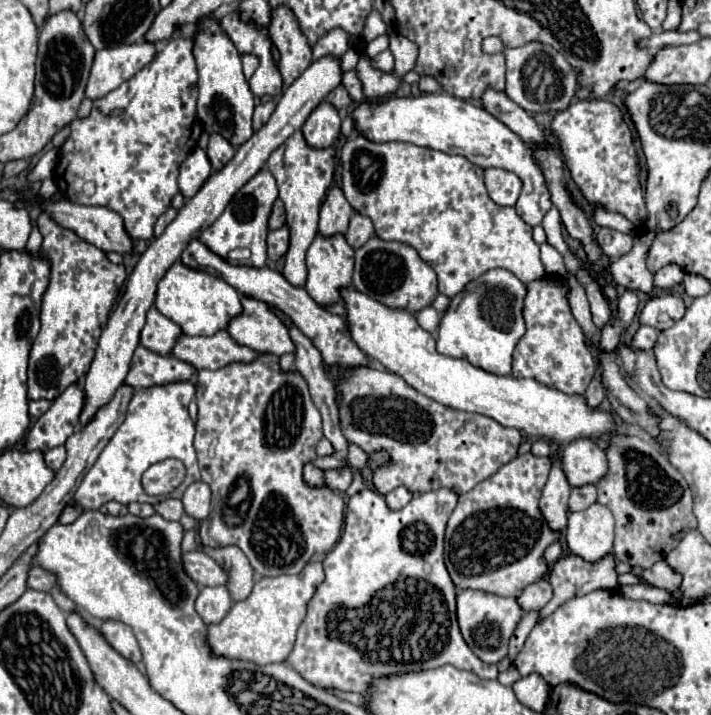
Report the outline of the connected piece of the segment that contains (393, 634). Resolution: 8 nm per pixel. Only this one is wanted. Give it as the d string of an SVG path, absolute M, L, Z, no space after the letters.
M452 488L414 494L400 510L390 510L384 496L376 490L362 490L348 500L342 538L324 558L326 578L318 586L308 614L298 628L298 638L288 664L318 688L338 688L366 694L370 678L402 674L410 670L428 670L452 664L470 670L480 678L496 680L496 664L482 662L464 642L456 622L456 588L448 576L442 556L444 530L458 492Z

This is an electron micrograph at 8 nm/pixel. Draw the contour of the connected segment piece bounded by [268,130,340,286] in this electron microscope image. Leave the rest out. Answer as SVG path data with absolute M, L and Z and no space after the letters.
M296 130L284 144L280 144L268 158L268 170L274 174L280 190L280 200L286 206L286 224L290 228L290 248L284 258L284 278L292 282L292 286L304 286L308 278L306 266L306 250L312 240L318 236L318 220L320 220L320 206L326 198L326 192L332 184L334 176L334 156L338 150L340 140L336 140L328 148L312 148L306 144L300 130Z

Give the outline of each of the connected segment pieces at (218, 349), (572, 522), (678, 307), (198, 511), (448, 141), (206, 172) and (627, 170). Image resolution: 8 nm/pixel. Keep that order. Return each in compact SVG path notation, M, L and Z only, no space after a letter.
M220 330L214 336L178 336L172 356L192 364L196 370L218 370L228 362L252 362L258 352L236 344L226 330Z
M594 502L586 510L572 512L568 516L566 528L566 542L572 554L596 562L604 554L612 552L614 540L614 518L612 512Z
M664 294L650 298L640 312L640 324L648 324L656 330L666 330L686 314L686 304L680 296Z
M194 482L188 486L188 490L182 496L182 504L184 504L184 512L188 516L192 516L194 520L206 520L210 514L210 490L208 484Z
M432 92L422 96L390 96L384 102L364 100L352 112L354 132L366 136L370 142L410 142L426 146L446 154L466 156L480 168L504 168L512 170L522 180L522 194L516 202L516 214L530 226L538 226L544 214L550 210L550 192L544 184L544 176L538 164L532 160L532 144L522 142L508 126L488 114L482 106L448 96L444 92Z
M196 148L180 166L180 176L178 176L180 194L190 200L210 178L210 174L212 174L212 166L206 152L202 148Z
M578 100L554 116L552 130L560 140L566 166L584 196L592 204L620 212L640 226L646 220L646 206L638 180L638 158L630 128L624 124L620 110L604 100Z

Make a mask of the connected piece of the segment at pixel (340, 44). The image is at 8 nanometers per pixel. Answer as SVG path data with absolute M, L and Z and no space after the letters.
M332 28L328 30L316 44L314 44L314 50L312 50L312 56L314 60L322 58L322 56L342 56L346 50L350 48L350 34L342 28Z

